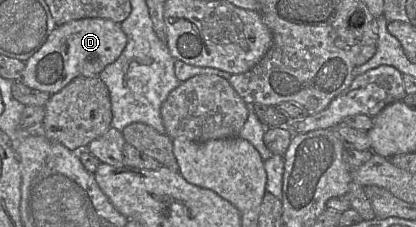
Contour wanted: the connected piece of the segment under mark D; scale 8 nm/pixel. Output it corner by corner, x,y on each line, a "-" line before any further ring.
83,18
56,26
42,47
25,61
20,81
29,88
50,95
59,92
79,76
98,76
122,53
127,36
120,23
104,18

